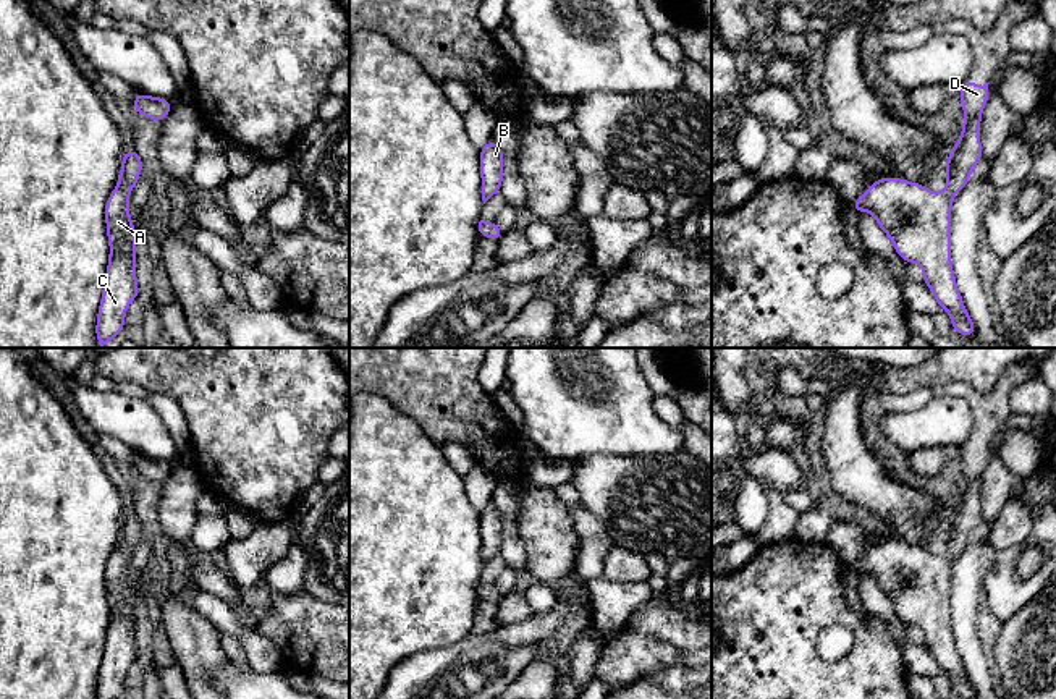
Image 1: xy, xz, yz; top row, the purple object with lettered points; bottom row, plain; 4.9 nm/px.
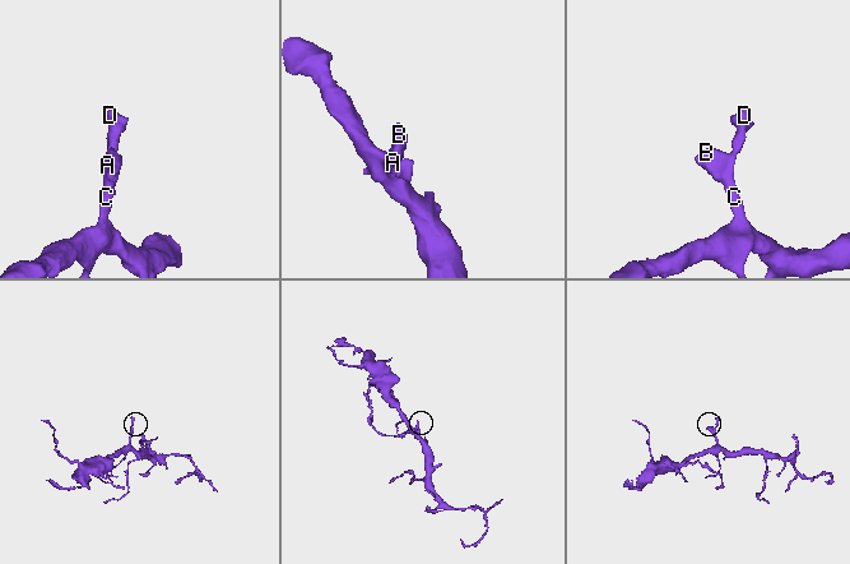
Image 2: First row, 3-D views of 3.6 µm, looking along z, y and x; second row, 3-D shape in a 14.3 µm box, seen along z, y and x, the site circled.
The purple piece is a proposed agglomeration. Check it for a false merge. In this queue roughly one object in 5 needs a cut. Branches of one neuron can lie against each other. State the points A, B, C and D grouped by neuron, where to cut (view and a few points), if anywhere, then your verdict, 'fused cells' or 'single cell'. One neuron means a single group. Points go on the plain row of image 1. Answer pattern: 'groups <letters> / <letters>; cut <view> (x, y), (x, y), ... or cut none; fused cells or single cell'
groups A B C D; cut none; single cell

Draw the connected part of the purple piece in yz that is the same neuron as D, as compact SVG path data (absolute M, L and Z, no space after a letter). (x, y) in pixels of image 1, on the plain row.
M964 443L961 464L965 474L962 497L951 511L946 526L946 552L933 555L920 545L901 540L875 544L851 568L870 574L881 592L891 600L899 620L917 625L941 671L951 676L951 689L964 699L975 696L951 628L951 566L970 540L982 521L980 479L988 464L988 447Z

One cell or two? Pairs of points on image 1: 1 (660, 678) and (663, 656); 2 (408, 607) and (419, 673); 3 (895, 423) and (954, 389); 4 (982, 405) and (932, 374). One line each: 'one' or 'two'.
1: two
2: two
3: two
4: two

